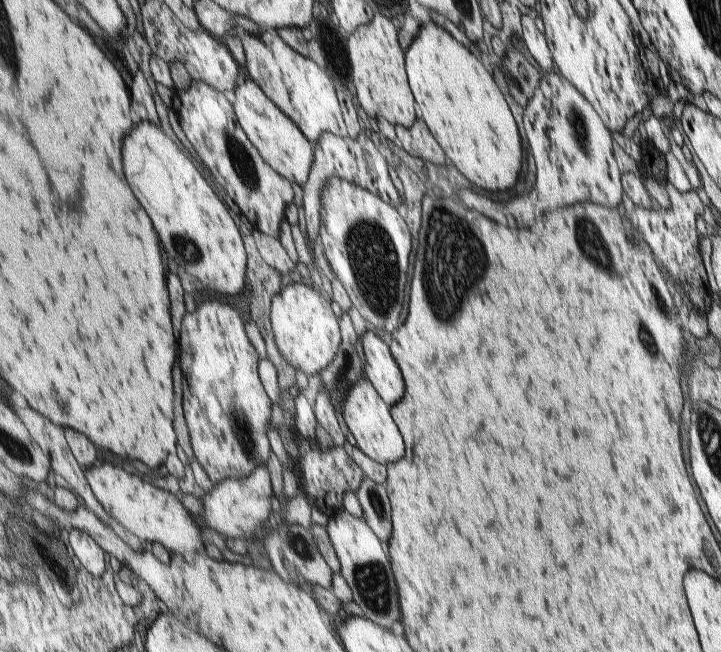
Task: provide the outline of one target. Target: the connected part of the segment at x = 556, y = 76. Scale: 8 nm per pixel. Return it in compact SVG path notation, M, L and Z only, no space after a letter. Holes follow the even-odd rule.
M556 70L540 78L534 96L528 100L523 114L524 130L536 164L536 185L530 194L522 194L508 202L496 202L468 188L457 191L457 199L468 208L492 216L512 228L528 226L542 210L594 202L606 208L622 203L621 174L612 151L612 133L606 128L592 104ZM540 198L540 202L538 202Z

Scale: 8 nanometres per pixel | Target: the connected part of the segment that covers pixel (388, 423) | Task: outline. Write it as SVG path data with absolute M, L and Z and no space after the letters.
M361 378L355 382L348 389L339 408L350 432L356 439L356 447L362 450L368 458L372 458L378 464L387 465L388 462L394 462L404 456L404 442L398 432L398 426L394 424L390 416L390 408L386 406L386 402L380 398L368 379Z

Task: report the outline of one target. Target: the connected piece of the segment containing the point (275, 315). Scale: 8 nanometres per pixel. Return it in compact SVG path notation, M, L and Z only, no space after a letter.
M301 281L288 284L272 297L270 322L278 352L292 371L300 369L308 378L324 372L324 368L328 368L338 354L340 327L330 303L317 287Z

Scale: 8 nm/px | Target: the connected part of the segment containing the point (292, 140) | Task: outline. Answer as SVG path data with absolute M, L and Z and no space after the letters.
M248 79L244 84L238 84L231 95L232 106L236 110L236 120L260 156L267 161L272 170L279 172L280 176L287 177L292 183L295 182L303 187L308 182L310 166L312 166L312 158L314 158L312 144L308 142L308 138L279 109L279 105L264 94L255 80Z

